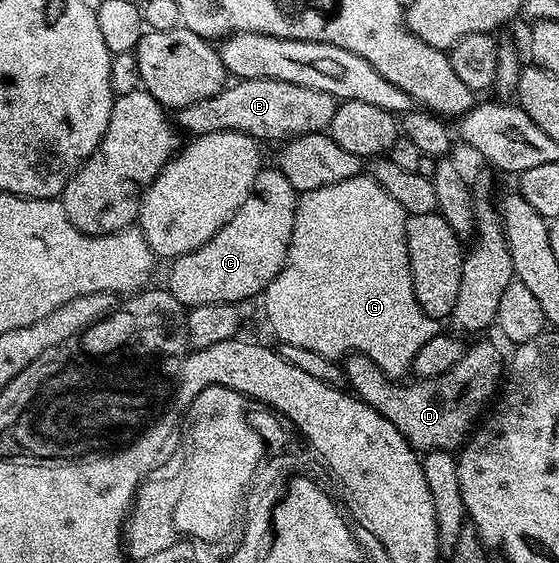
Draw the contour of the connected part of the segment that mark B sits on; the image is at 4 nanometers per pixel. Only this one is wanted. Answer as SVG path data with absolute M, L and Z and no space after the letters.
M272 78L235 79L214 97L177 109L176 124L190 138L209 132L244 132L259 142L285 142L309 132L326 132L338 105L339 101L332 94L296 86L296 82L280 82Z

